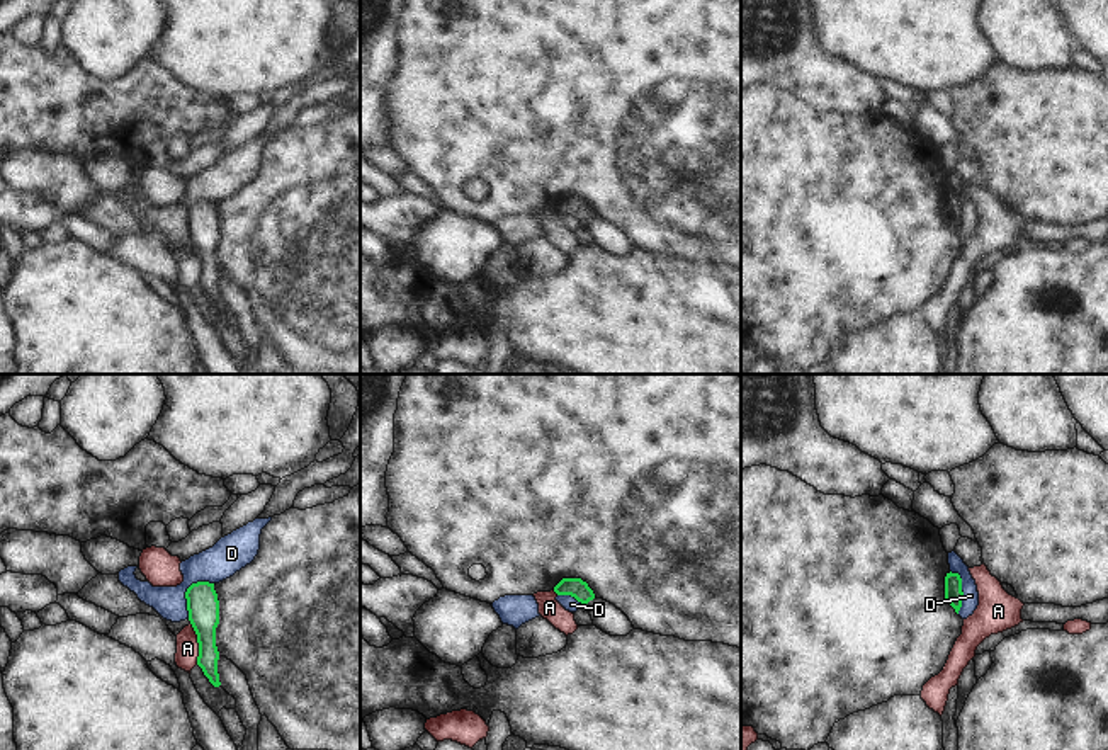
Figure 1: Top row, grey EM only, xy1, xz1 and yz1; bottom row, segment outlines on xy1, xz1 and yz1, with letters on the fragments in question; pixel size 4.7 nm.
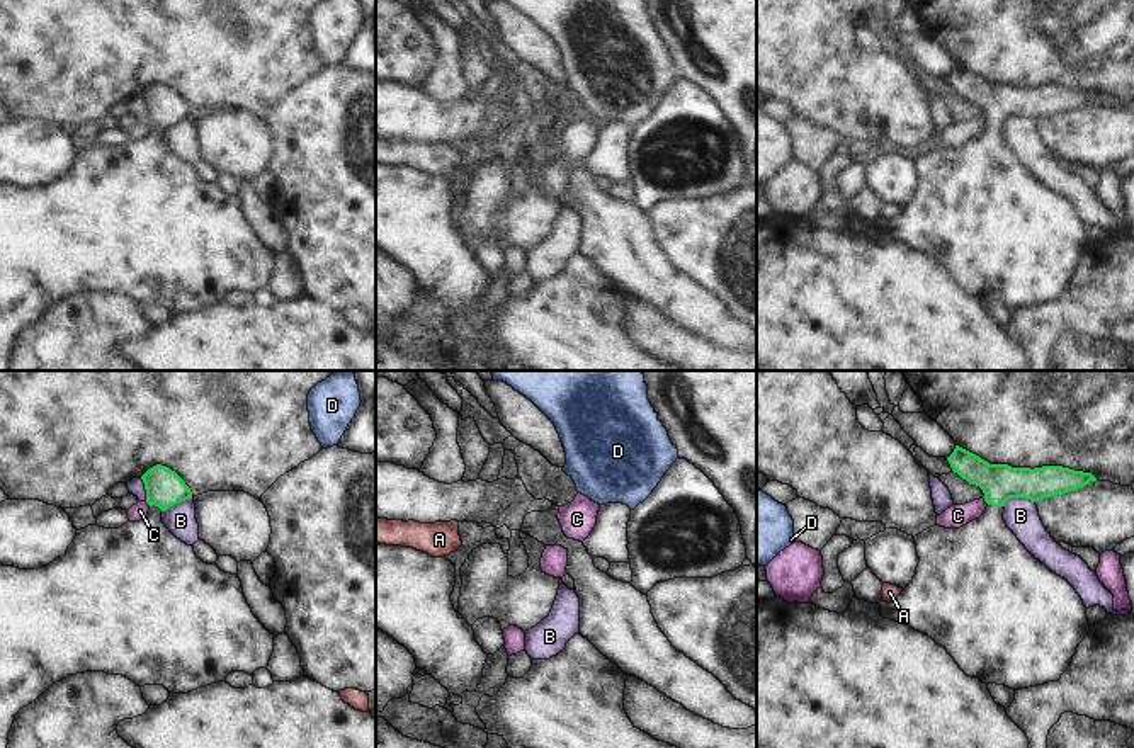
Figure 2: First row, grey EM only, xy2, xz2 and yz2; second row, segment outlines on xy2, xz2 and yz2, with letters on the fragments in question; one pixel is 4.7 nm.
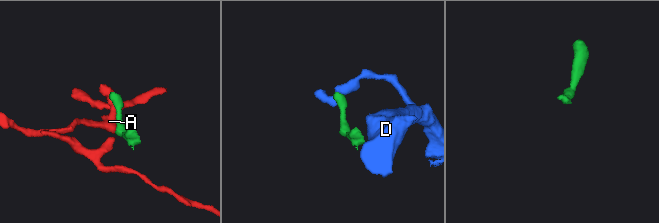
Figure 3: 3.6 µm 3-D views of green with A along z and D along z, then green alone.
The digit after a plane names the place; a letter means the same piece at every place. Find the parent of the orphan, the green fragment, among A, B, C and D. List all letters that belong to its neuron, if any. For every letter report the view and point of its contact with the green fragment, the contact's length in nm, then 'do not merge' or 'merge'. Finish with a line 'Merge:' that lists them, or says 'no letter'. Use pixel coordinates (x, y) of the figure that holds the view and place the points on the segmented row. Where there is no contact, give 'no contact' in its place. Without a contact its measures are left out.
A: xy1 (197, 642) | 200 nm | do not merge
B: yz2 (1017, 497) | 160 nm | do not merge
C: yz2 (985, 500) | 50 nm | do not merge
D: xy1 (187, 590) | 220 nm | do not merge
Merge: no letter

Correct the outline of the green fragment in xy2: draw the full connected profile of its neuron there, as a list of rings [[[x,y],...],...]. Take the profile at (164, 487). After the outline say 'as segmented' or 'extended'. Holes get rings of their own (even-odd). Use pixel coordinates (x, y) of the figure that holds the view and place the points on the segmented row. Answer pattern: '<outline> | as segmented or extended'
[[[162,464],[150,468],[141,479],[150,505],[143,520],[119,529],[80,529],[66,554],[39,570],[0,564],[0,748],[9,745],[15,714],[70,675],[104,672],[122,675],[138,687],[163,685],[170,694],[187,694],[224,682],[231,672],[253,675],[269,666],[274,634],[253,615],[238,575],[201,561],[194,547],[177,539],[162,520],[165,510],[192,498],[190,488]]] | extended

